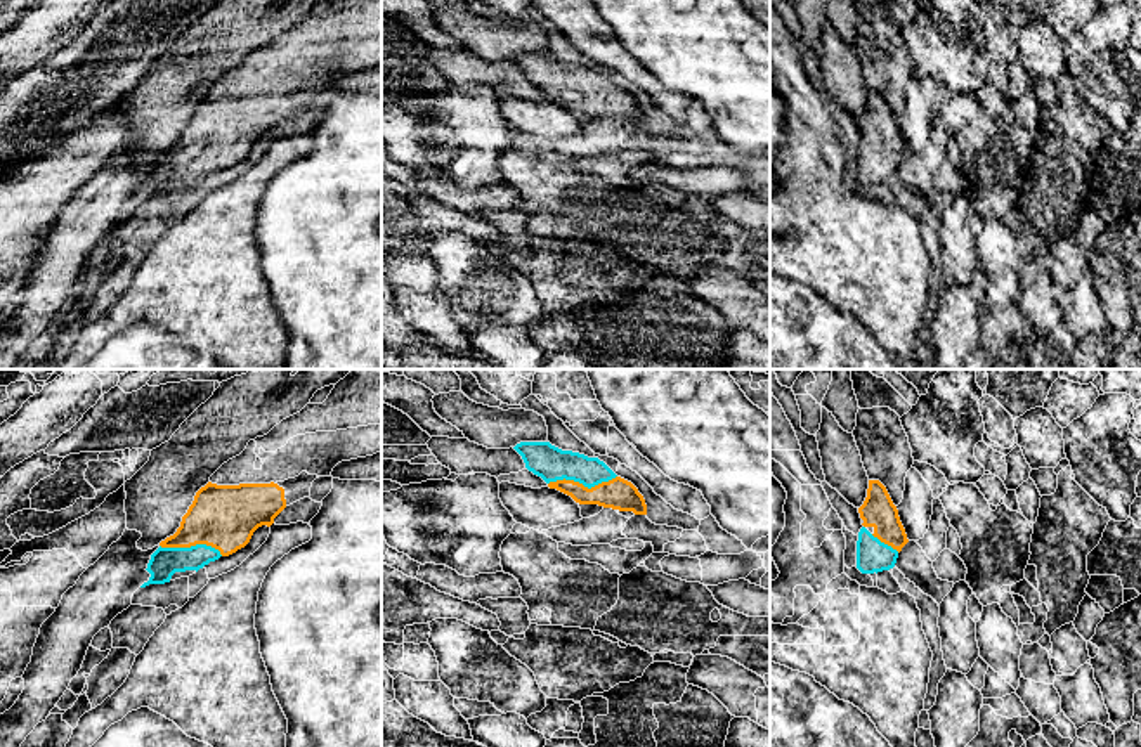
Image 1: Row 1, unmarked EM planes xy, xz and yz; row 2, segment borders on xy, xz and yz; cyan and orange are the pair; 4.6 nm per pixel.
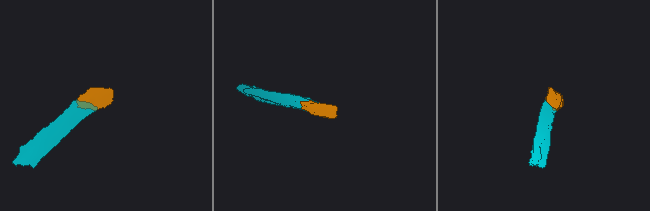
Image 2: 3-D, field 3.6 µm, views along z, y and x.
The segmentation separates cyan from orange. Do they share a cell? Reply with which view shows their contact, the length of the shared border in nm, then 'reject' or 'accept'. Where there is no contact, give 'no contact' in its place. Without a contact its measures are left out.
contact in xz; length 320 nm; accept

